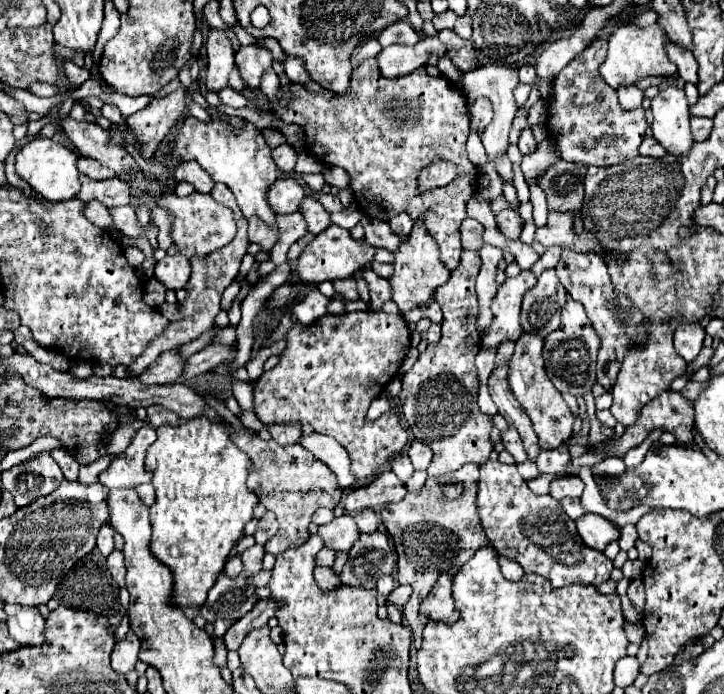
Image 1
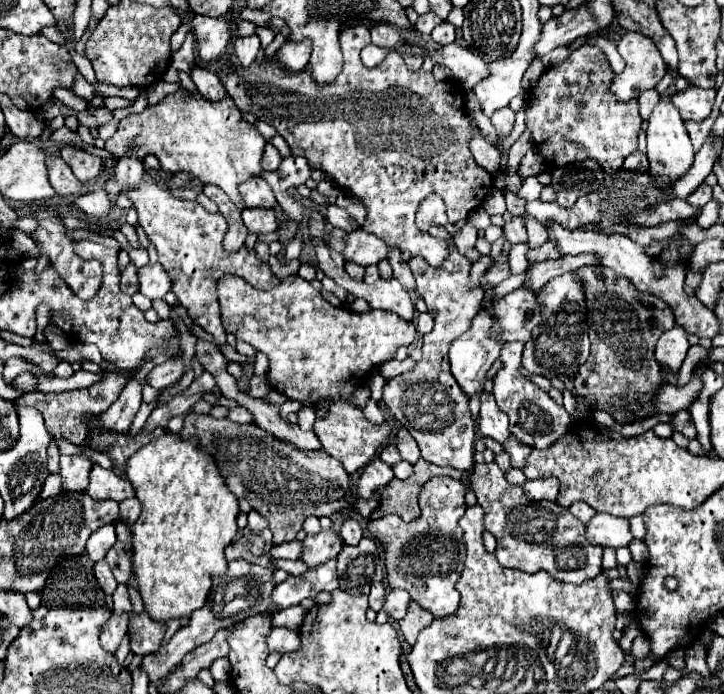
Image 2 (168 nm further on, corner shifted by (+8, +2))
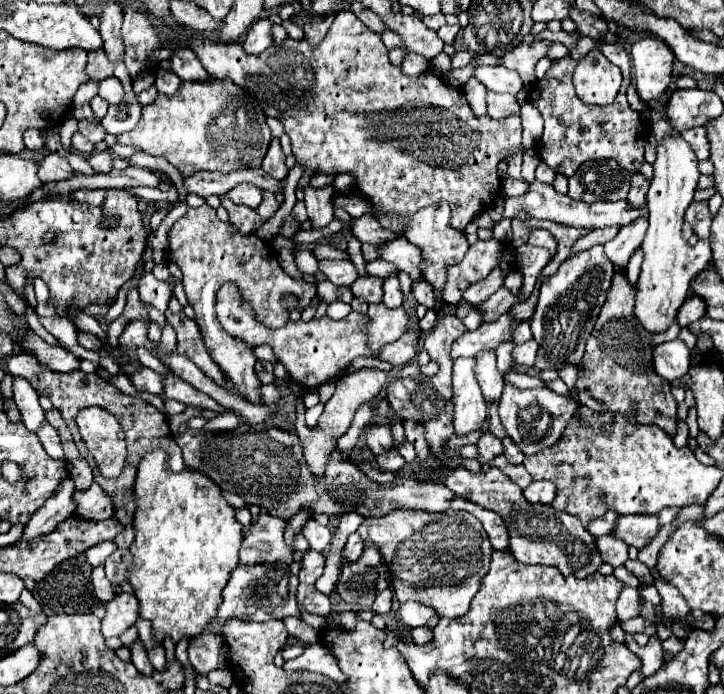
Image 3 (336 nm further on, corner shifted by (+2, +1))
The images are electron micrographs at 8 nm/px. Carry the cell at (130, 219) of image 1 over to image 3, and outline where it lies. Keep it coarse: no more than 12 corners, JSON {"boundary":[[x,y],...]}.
{"boundary":[[78,190],[70,194],[80,204],[100,206],[106,190]]}

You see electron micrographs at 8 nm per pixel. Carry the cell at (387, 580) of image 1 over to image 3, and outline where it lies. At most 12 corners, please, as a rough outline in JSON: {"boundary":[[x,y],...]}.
{"boundary":[[382,590],[372,606],[374,614],[388,614],[392,590]]}

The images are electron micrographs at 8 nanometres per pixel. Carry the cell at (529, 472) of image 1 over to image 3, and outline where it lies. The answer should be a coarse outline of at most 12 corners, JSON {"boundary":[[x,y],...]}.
{"boundary":[[486,430],[478,440],[478,462],[502,454],[502,442]]}

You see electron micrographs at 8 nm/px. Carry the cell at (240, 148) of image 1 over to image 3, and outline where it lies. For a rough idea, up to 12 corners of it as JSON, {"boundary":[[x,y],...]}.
{"boundary":[[232,82],[158,94],[120,144],[200,170],[258,168],[272,134]]}

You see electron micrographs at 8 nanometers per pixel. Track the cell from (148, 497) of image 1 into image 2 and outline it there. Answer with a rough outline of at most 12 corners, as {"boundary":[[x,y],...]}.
{"boundary":[[136,497],[120,503],[118,521],[132,525],[142,505]]}

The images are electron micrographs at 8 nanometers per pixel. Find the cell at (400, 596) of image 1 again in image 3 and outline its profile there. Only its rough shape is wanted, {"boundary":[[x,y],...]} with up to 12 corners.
{"boundary":[[404,602],[398,610],[406,626],[428,624],[436,614],[420,602]]}

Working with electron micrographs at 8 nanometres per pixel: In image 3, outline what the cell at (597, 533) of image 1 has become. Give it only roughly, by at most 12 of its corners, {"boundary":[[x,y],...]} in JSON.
{"boundary":[[618,516],[612,536],[644,548],[658,532],[656,516]]}

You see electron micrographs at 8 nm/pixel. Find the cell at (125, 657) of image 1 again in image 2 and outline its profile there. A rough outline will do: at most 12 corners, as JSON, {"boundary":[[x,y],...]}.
{"boundary":[[128,613],[114,615],[100,633],[100,643],[114,653],[128,631]]}

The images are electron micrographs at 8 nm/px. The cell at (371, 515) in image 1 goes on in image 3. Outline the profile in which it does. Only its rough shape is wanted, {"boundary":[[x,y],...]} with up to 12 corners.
{"boundary":[[356,532],[350,534],[344,556],[346,560],[360,558],[364,540]]}

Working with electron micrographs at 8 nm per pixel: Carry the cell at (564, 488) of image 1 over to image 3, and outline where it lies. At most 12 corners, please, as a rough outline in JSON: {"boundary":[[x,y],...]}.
{"boundary":[[550,480],[532,482],[524,498],[532,504],[550,504],[556,486]]}

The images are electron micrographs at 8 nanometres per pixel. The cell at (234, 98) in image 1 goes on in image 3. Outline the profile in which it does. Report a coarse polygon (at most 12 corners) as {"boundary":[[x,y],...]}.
{"boundary":[[190,48],[174,50],[172,72],[184,82],[212,84]]}

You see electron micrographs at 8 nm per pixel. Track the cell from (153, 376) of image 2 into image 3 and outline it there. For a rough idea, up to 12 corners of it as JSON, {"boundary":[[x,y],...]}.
{"boundary":[[154,370],[130,376],[138,390],[160,394],[164,376]]}

